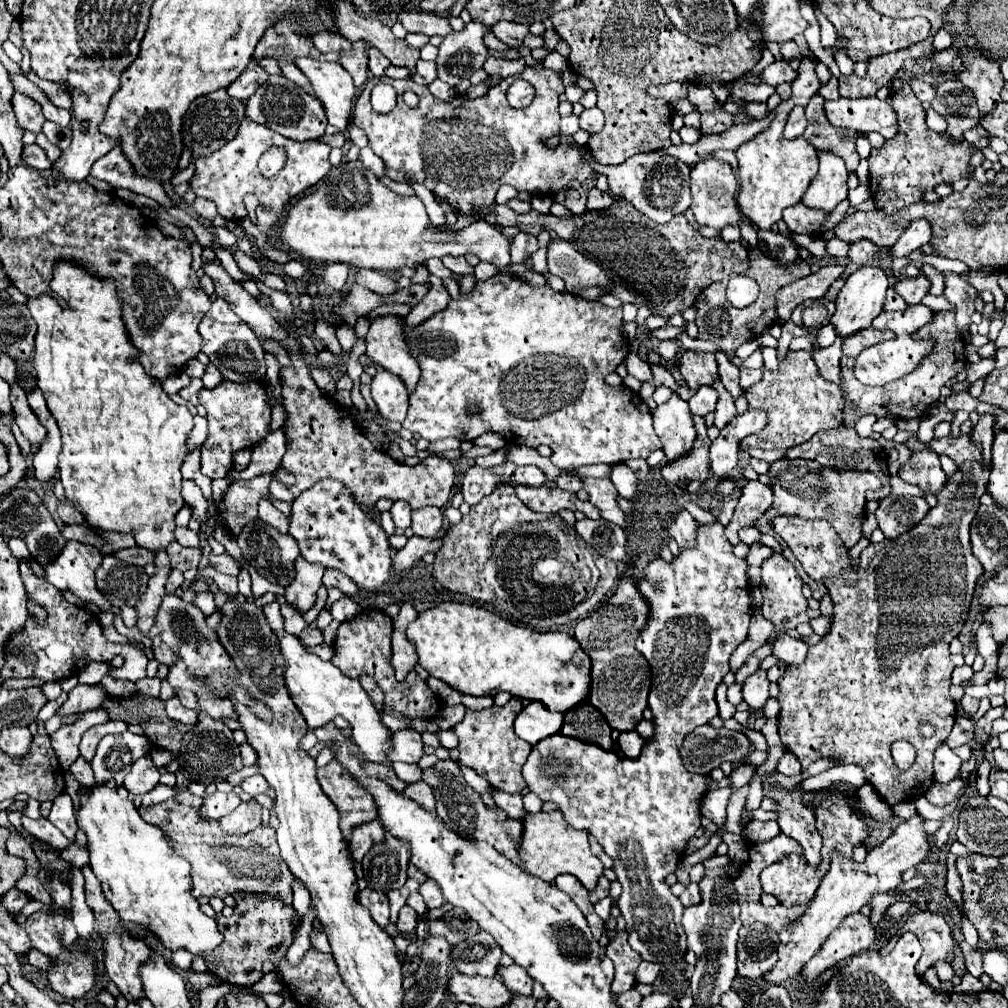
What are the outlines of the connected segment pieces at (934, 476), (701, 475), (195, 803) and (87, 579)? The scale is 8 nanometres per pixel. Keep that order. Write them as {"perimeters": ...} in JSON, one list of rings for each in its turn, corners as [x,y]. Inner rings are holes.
{"perimeters":[[[[918,451],[900,467],[898,477],[910,485],[920,487],[924,493],[938,493],[946,483],[946,473],[934,451]]],[[[694,417],[696,427],[696,441],[688,453],[674,461],[666,461],[660,467],[660,475],[668,481],[678,485],[680,489],[686,489],[690,481],[704,482],[710,473],[710,461],[708,461],[708,447],[710,439],[706,435],[706,423],[702,417]]],[[[176,785],[172,799],[150,807],[138,807],[140,817],[162,827],[164,833],[172,839],[176,853],[192,865],[192,897],[226,897],[234,891],[248,891],[280,893],[284,901],[292,903],[292,873],[280,857],[274,829],[260,827],[244,837],[226,837],[220,833],[218,821],[200,821],[200,817],[196,817],[196,807],[200,807],[200,801],[202,797],[196,797],[188,787]]],[[[68,541],[60,555],[44,565],[46,581],[56,589],[72,591],[82,601],[94,601],[102,611],[108,611],[108,603],[100,597],[94,581],[94,569],[100,565],[102,553],[94,545],[80,541]]]]}

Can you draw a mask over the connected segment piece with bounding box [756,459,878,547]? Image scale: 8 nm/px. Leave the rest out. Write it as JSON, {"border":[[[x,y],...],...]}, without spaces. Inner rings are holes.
{"border":[[[782,459],[774,461],[770,465],[768,475],[774,479],[774,505],[772,509],[756,521],[756,527],[762,533],[776,535],[774,529],[770,529],[770,521],[778,515],[796,515],[802,519],[826,519],[840,539],[844,539],[846,547],[854,547],[858,539],[862,537],[862,521],[866,517],[866,491],[876,489],[878,477],[874,473],[860,473],[860,471],[838,471],[832,467],[822,467],[816,461],[804,461],[804,459]]]}

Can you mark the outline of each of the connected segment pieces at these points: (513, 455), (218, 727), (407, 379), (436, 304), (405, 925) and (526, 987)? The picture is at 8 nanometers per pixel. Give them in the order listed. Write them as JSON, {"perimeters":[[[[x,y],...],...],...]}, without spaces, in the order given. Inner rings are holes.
{"perimeters":[[[[510,445],[508,453],[506,453],[506,459],[512,461],[514,465],[536,465],[538,469],[544,471],[544,475],[548,477],[548,481],[554,481],[560,473],[560,469],[556,469],[548,457],[542,457],[536,449],[530,449],[530,447],[520,447],[520,445]]],[[[178,691],[178,699],[182,701],[184,707],[188,709],[194,709],[198,713],[198,723],[192,731],[188,731],[182,739],[182,747],[180,747],[180,755],[178,755],[178,761],[180,761],[180,771],[192,779],[192,781],[222,781],[224,777],[228,777],[230,773],[242,769],[242,757],[240,757],[240,749],[238,749],[238,743],[234,741],[232,737],[232,731],[222,723],[222,721],[212,721],[210,717],[204,717],[204,713],[198,711],[198,705],[196,705],[196,695],[192,691]]],[[[384,315],[372,321],[366,335],[366,355],[386,371],[398,375],[406,389],[414,393],[420,379],[420,367],[408,353],[408,345],[402,339],[400,319]]],[[[432,275],[432,277],[430,277],[430,283],[432,283],[432,287],[430,287],[430,291],[426,293],[426,297],[424,297],[416,307],[412,307],[412,311],[406,315],[408,327],[418,325],[420,321],[432,317],[432,313],[438,313],[438,311],[442,311],[442,309],[448,305],[450,293],[446,291],[442,279],[438,279],[438,277]]],[[[404,905],[400,909],[400,915],[398,915],[398,921],[396,921],[396,927],[402,931],[402,933],[412,933],[418,925],[418,913],[410,907],[410,905]]],[[[518,965],[500,967],[498,975],[512,993],[520,993],[520,995],[532,993],[532,977],[528,973],[524,973],[524,969],[520,969]]]]}

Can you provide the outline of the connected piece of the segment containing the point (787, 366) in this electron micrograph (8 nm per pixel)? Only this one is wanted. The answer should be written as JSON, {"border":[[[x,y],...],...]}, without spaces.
{"border":[[[790,351],[776,373],[764,369],[762,379],[748,387],[744,391],[744,397],[752,409],[766,411],[768,425],[760,433],[744,437],[740,441],[742,451],[748,451],[752,447],[788,449],[808,441],[816,431],[842,425],[844,399],[840,387],[820,375],[810,351]]]}

